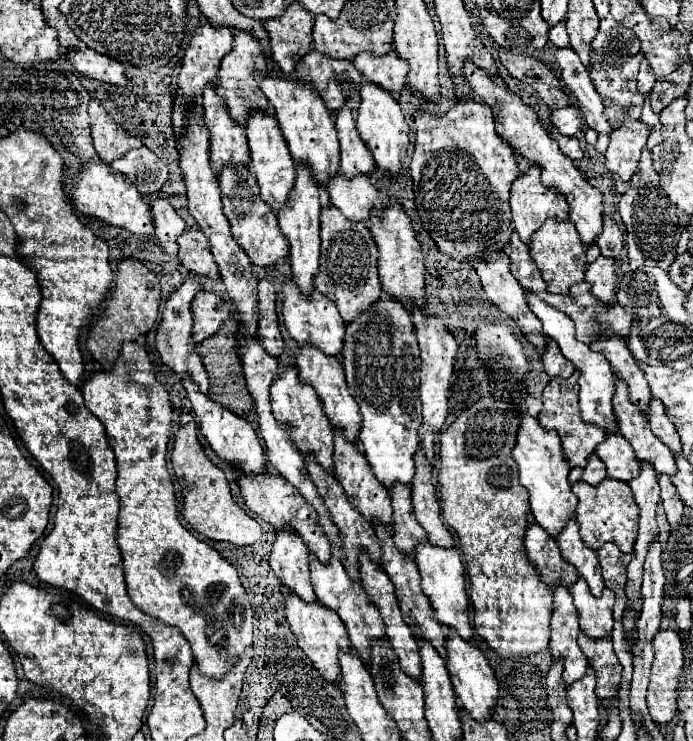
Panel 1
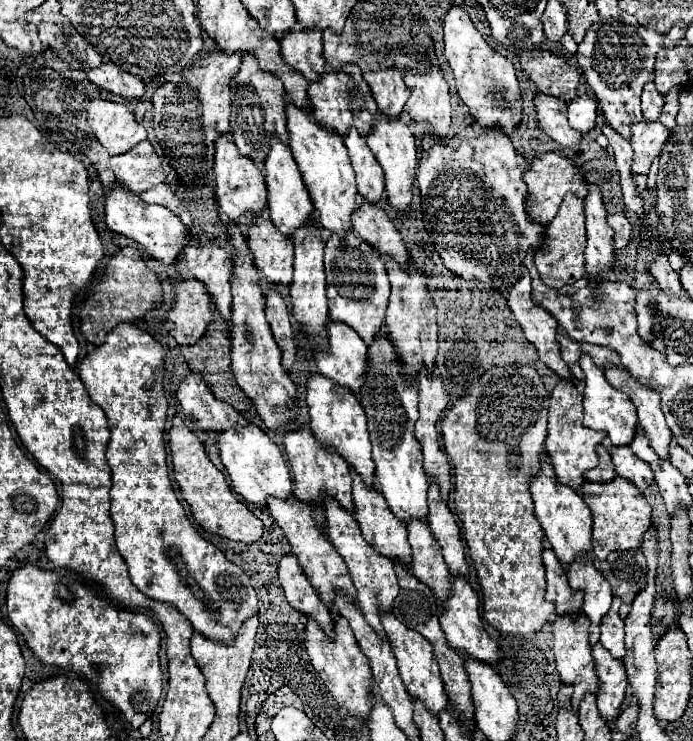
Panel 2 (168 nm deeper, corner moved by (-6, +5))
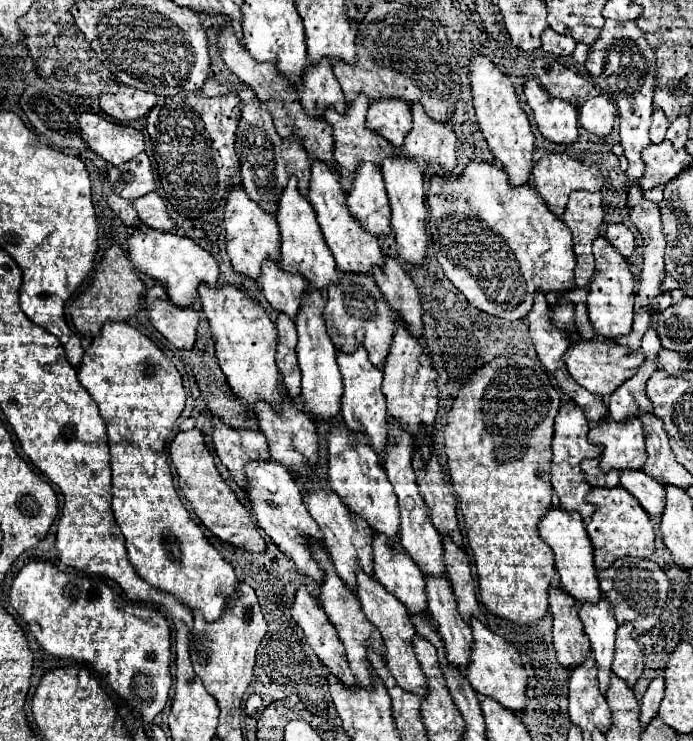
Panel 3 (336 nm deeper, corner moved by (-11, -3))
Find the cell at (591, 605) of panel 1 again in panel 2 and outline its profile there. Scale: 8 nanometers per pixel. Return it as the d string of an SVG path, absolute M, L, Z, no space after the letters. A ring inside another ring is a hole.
M613 598L613 604L609 608L609 612L603 616L601 622L601 638L599 642L603 644L603 648L607 648L615 658L623 658L625 656L625 646L623 646L623 620L619 618L619 598Z

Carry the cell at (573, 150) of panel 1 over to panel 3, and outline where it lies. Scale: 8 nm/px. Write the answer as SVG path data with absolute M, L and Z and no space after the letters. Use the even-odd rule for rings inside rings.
M526 78L524 96L542 136L558 144L572 144L578 140L578 118L572 104L552 98L536 78Z

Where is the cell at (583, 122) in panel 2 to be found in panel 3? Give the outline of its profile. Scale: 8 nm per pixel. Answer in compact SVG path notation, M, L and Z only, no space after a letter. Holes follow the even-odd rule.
M608 96L590 98L580 108L580 124L596 136L608 136L616 126L616 106Z

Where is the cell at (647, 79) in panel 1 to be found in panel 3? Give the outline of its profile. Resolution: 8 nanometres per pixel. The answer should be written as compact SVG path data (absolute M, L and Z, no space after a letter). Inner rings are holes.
M654 110L652 114L652 124L650 124L650 142L662 142L664 134L668 130L668 120L664 118L664 114L660 114L660 110Z

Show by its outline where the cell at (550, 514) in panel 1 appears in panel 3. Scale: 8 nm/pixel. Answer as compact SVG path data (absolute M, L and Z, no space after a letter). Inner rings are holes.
M550 508L548 514L540 520L540 536L544 542L554 550L554 564L556 572L560 574L562 588L578 602L598 602L600 600L600 588L594 568L594 550L590 544L590 538L584 530L584 522L580 514L566 512L562 508Z

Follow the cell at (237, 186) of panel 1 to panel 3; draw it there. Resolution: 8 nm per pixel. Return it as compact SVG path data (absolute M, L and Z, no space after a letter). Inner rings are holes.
M264 262L262 276L260 276L260 288L268 300L268 304L276 312L288 314L292 320L296 320L296 314L300 312L300 298L308 292L308 282L300 274L288 274L280 268L276 262Z

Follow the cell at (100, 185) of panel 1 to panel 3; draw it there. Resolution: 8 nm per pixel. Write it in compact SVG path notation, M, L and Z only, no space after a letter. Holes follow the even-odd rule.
M142 226L142 228L132 228L132 234L128 238L128 248L130 248L128 254L134 266L140 272L148 274L150 278L162 282L168 292L168 300L174 306L180 306L180 308L194 306L198 300L198 288L202 284L212 288L218 286L218 262L190 238L166 234L166 232L158 232Z

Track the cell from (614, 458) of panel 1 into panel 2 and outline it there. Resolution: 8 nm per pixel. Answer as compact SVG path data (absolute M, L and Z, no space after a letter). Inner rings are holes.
M611 446L611 458L615 464L617 476L627 478L639 490L645 490L653 482L653 470L647 462L637 458L629 446Z

